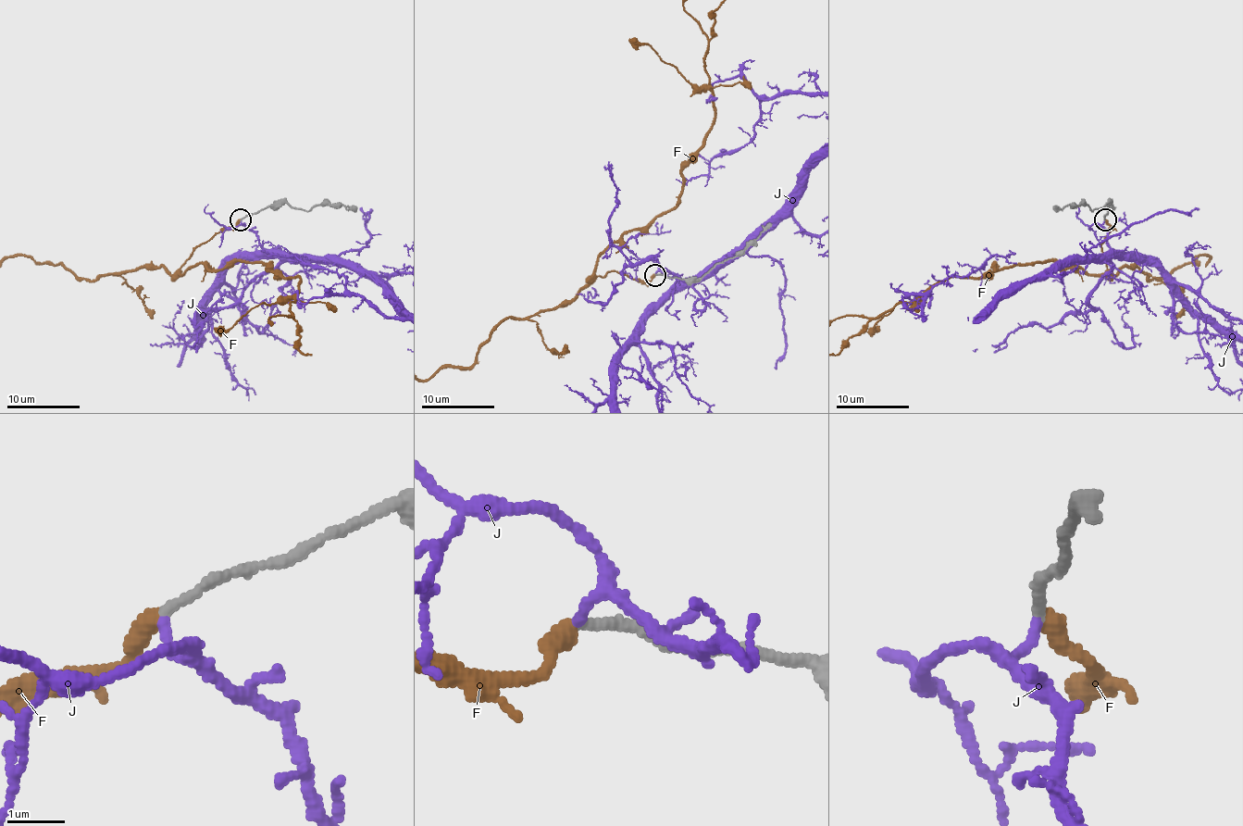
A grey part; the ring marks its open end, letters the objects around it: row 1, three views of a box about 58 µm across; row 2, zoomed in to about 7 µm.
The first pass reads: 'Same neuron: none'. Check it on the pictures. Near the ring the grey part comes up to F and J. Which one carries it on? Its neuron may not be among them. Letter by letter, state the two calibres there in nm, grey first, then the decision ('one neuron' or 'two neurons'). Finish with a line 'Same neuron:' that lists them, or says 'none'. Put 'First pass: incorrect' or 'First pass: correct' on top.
First pass: incorrect
F: calibres 180 and 340 nm; one neuron
J: calibres 190 and 160 nm; two neurons
Same neuron: F

